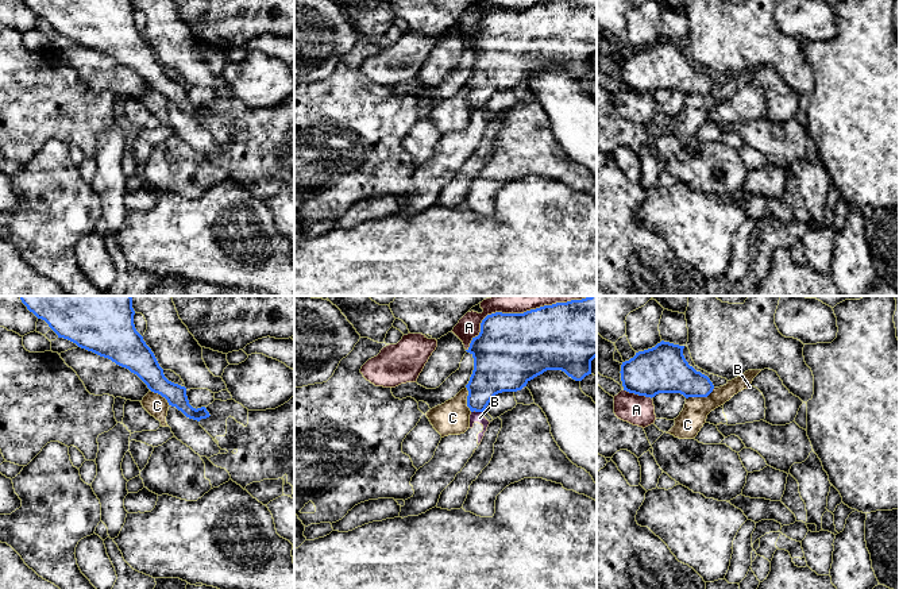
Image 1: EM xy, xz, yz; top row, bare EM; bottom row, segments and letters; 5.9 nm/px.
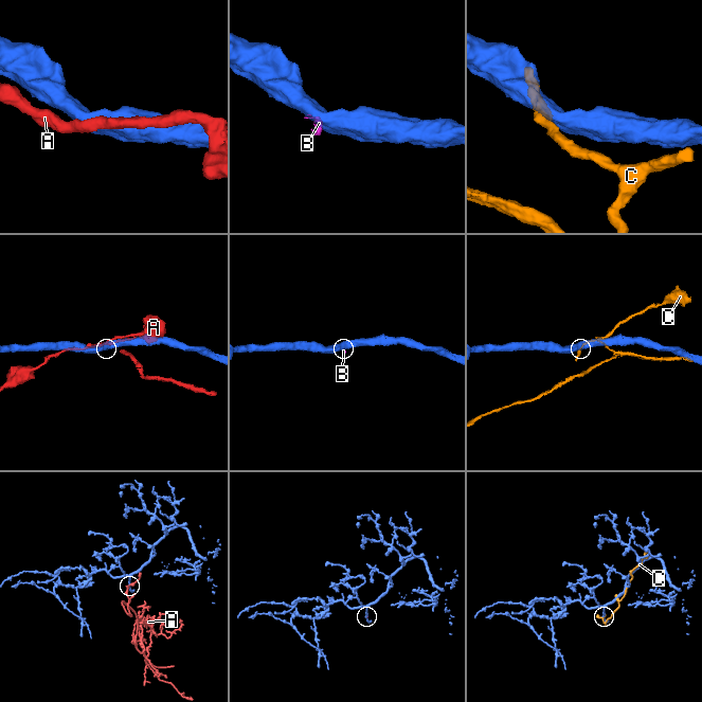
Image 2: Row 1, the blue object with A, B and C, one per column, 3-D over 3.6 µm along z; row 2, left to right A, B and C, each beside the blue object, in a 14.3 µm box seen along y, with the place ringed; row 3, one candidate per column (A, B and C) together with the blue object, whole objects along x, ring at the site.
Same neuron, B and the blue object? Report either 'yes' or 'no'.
no

